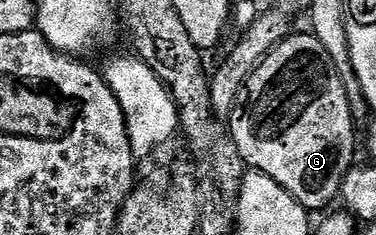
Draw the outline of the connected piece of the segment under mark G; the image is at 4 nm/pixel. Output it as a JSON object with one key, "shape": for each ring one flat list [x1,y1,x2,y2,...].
{"shape":[[305,33,305,35,296,34,289,34,287,39,282,40,258,65,258,69,254,69,254,73,244,83,244,87,238,93,238,101,234,105,230,116,230,134,238,153,242,157,245,168,260,171,266,177,278,181,278,185,282,185,282,189,286,189,286,193,290,193,290,197,298,200,304,206,305,211,315,213,315,211,322,210,332,198,335,200,339,196,342,181,346,177,346,173,352,170,354,166,352,158,356,155,357,124,352,118,350,101,346,97,346,89,342,85,342,77,338,77,338,73,330,61,326,49,322,49,322,45,316,40,315,35,311,33]]}

